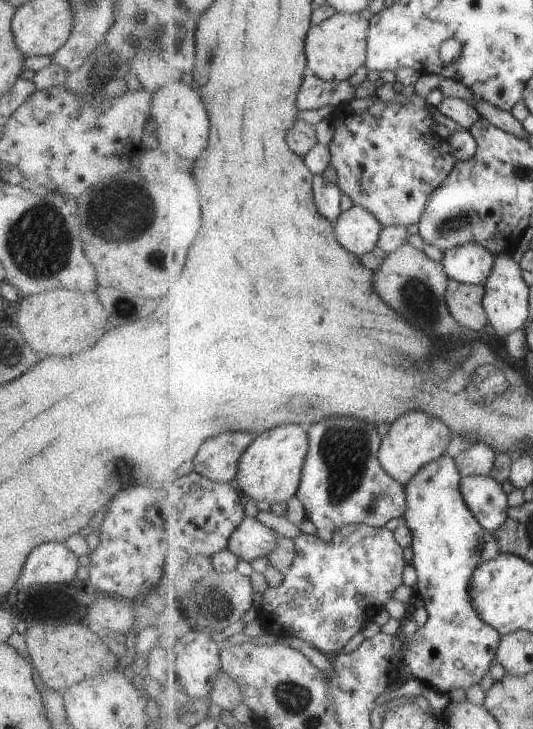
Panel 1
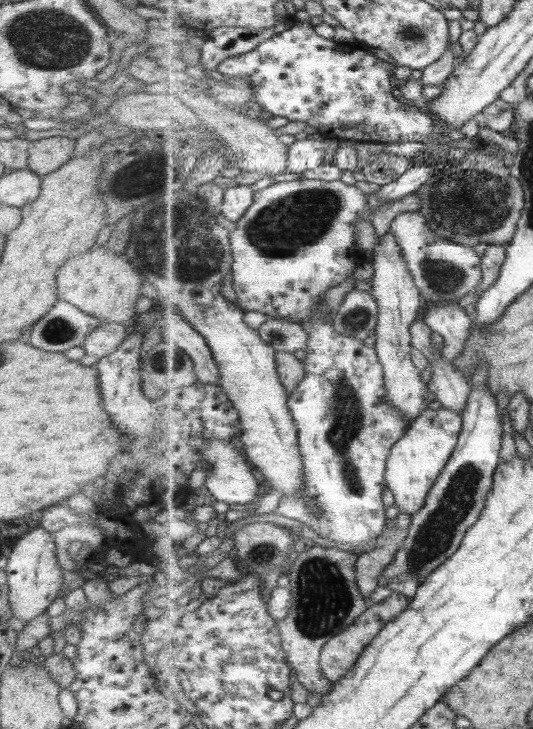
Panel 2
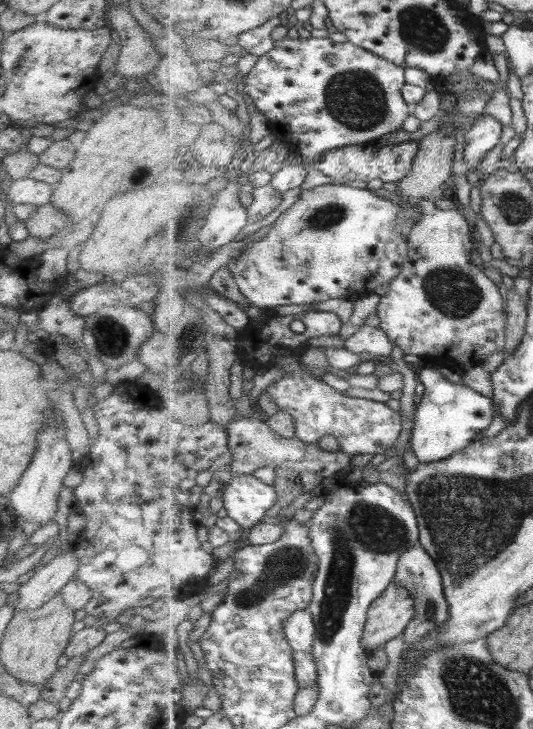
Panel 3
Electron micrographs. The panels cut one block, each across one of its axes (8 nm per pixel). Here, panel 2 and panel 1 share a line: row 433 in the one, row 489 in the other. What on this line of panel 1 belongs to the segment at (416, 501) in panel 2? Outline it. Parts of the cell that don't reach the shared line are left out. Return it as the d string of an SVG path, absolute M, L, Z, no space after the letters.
M440 456L413 476L413 480L405 485L405 494L408 496L408 508L402 521L413 531L413 564L417 572L416 588L424 601L427 610L427 621L419 627L407 641L403 660L407 662L415 677L427 686L433 686L441 694L451 694L462 688L471 690L479 684L485 674L489 672L497 650L501 644L500 632L487 624L473 606L471 594L473 572L480 566L483 556L483 546L489 538L490 531L481 526L472 508L469 508L461 492L460 469L454 457Z

